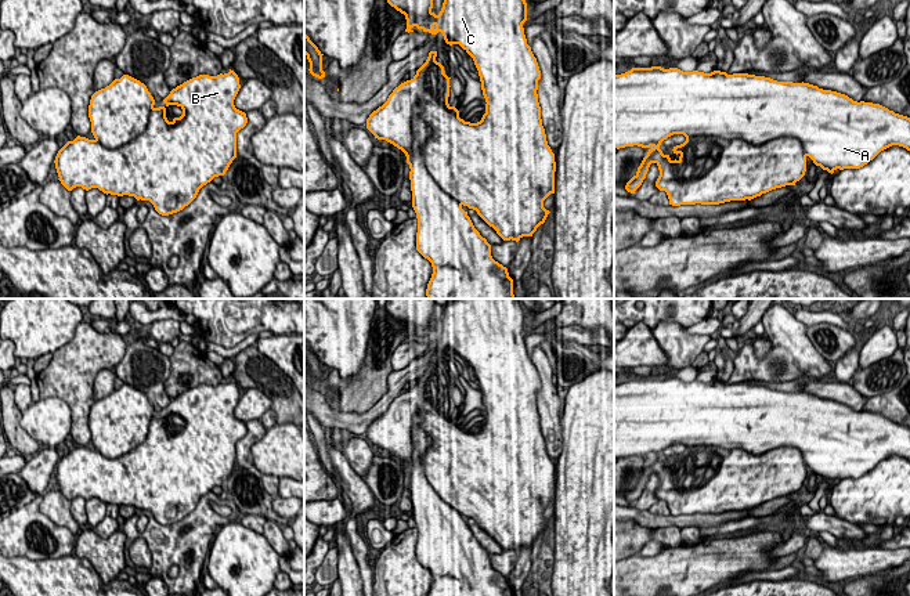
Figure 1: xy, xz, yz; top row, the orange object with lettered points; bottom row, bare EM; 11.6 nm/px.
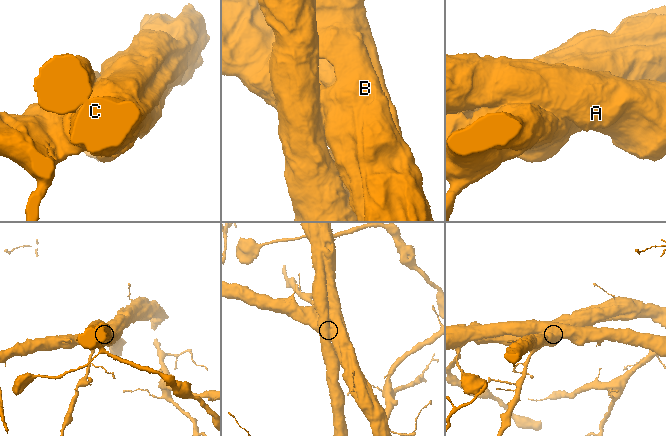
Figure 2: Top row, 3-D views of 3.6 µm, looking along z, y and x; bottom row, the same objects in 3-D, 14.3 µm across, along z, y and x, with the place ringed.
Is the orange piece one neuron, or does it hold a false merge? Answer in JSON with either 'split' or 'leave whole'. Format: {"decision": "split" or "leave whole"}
{"decision": "split"}

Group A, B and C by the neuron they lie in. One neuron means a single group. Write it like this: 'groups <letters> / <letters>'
groups A / B C

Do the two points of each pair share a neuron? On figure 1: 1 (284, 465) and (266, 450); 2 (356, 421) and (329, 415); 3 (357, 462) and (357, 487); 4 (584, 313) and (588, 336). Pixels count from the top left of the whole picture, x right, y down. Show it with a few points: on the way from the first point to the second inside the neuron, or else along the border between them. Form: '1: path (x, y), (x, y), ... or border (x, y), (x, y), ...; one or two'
1: path (280, 461), (270, 454); one
2: path (349, 421), (336, 419); one
3: border (339, 448), (349, 465), (363, 479); two
4: border (558, 325), (599, 328); two

